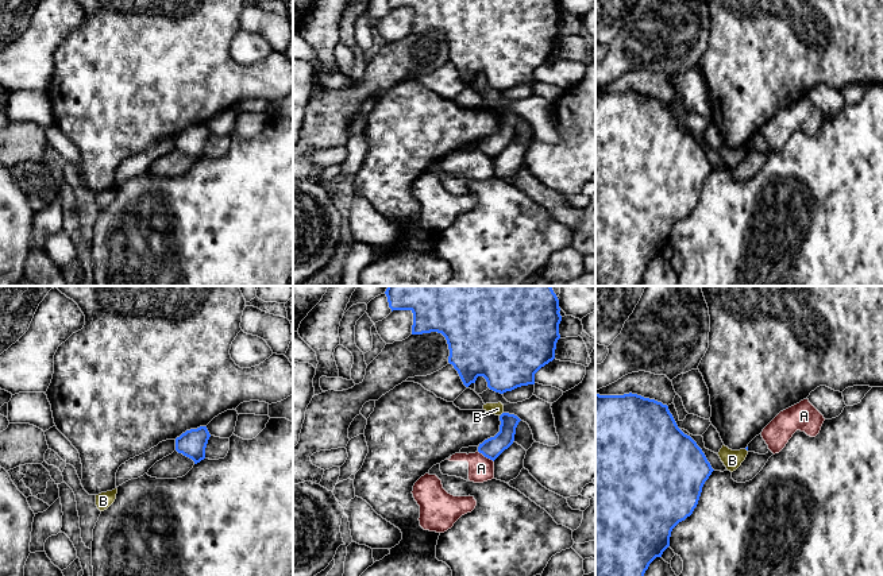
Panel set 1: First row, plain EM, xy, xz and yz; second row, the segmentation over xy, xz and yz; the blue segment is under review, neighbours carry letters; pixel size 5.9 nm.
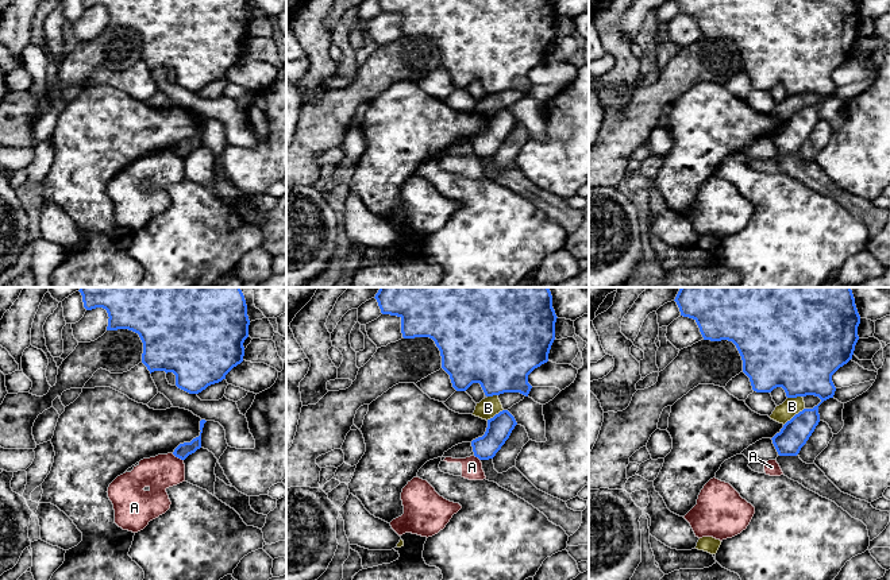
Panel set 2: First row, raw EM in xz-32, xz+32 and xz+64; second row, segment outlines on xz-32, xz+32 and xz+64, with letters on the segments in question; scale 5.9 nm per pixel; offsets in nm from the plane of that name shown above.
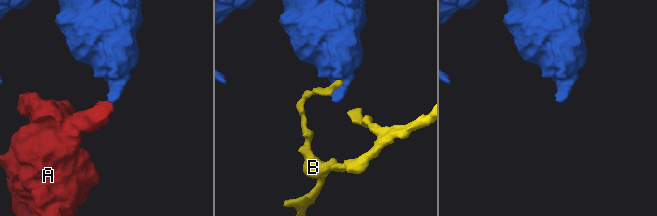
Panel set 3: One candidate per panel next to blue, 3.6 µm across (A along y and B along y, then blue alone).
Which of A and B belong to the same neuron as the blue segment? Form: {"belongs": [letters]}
{"belongs": []}

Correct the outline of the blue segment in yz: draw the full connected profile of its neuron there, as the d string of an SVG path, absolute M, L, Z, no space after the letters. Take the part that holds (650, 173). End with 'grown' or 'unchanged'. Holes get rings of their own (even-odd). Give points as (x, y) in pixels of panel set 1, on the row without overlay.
M595 90L595 281L639 286L649 262L670 244L672 227L690 214L714 167L676 123L667 103L637 92Z | unchanged

